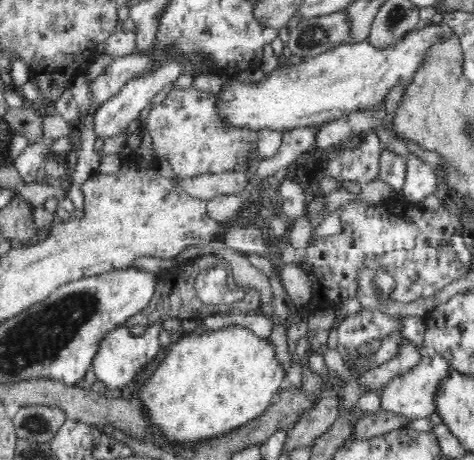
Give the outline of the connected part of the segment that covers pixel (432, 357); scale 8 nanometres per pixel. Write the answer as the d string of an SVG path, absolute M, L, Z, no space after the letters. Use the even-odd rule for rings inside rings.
M423 344L417 346L417 352L419 352L420 358L410 370L394 376L388 386L377 391L381 408L398 415L406 415L412 420L428 418L430 414L436 412L436 394L438 394L442 382L452 374L450 359L446 359L440 351Z

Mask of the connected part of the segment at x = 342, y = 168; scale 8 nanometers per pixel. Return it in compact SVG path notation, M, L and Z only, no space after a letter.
M370 127L362 134L362 143L358 148L351 148L342 158L329 159L324 174L334 179L359 182L362 185L378 178L380 155L383 142L378 137L378 129Z

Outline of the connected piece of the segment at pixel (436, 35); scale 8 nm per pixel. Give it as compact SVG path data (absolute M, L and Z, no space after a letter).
M428 24L406 31L385 47L378 47L368 38L342 43L315 57L274 69L259 82L239 82L234 78L218 93L218 107L226 123L236 127L252 127L255 131L261 128L277 131L289 131L296 127L316 128L350 116L352 112L374 112L385 104L390 90L396 86L405 89L410 86L430 48L453 33L450 25Z

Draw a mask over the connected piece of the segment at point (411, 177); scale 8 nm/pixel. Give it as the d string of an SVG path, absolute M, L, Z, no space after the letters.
M416 154L407 156L407 172L400 194L411 202L421 203L424 198L436 194L438 178L435 170L427 162L420 160Z

